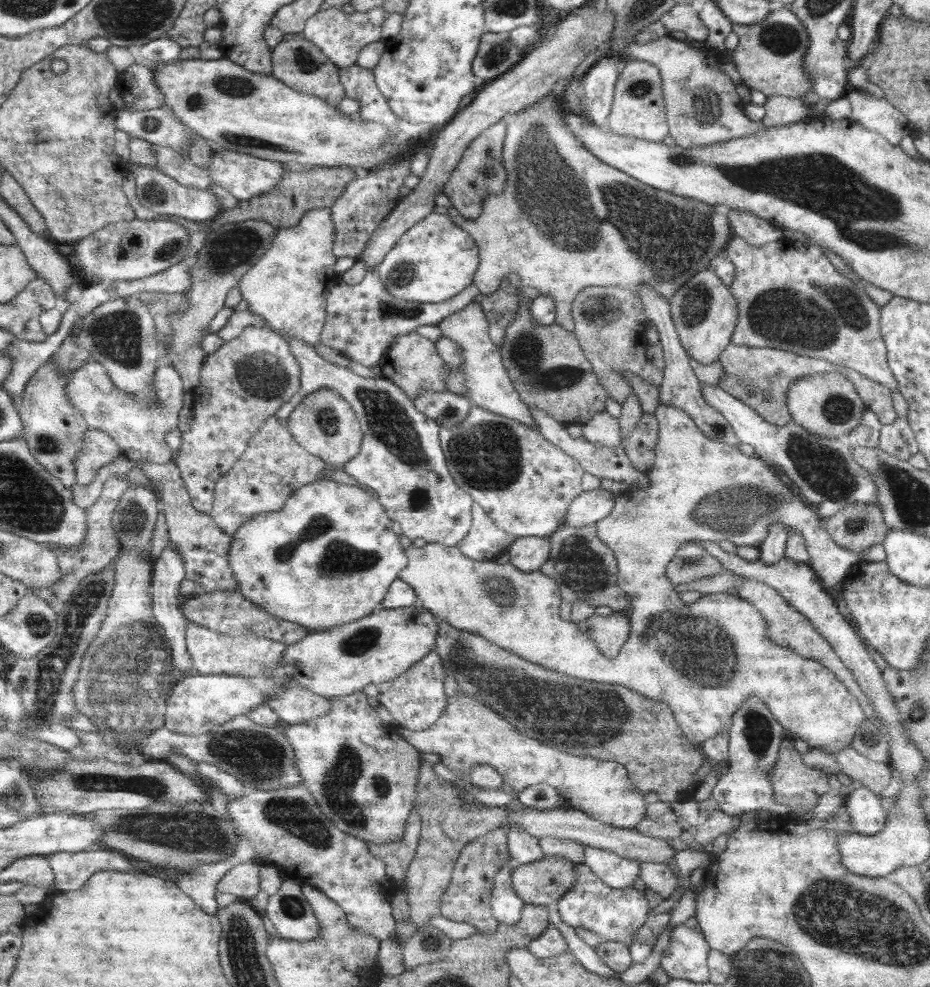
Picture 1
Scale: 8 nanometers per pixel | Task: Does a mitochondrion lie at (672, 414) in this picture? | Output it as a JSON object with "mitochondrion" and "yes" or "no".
{"mitochondrion":"no"}

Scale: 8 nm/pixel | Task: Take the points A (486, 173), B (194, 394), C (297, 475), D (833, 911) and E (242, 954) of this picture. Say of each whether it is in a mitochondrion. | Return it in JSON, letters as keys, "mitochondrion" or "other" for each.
{"A":"mitochondrion","B":"other","C":"other","D":"mitochondrion","E":"mitochondrion"}

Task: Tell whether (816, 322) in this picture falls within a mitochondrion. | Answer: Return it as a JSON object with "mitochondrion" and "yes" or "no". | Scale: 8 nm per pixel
{"mitochondrion":"yes"}

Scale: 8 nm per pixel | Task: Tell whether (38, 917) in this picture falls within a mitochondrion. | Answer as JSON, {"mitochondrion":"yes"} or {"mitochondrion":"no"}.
{"mitochondrion":"no"}

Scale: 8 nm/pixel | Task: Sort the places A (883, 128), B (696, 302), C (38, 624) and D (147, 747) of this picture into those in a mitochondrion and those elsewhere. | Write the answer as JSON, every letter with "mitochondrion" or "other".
{"A":"other","B":"mitochondrion","C":"mitochondrion","D":"mitochondrion"}

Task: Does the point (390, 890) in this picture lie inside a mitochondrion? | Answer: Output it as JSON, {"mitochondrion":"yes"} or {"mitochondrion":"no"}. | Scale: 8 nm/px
{"mitochondrion":"no"}

